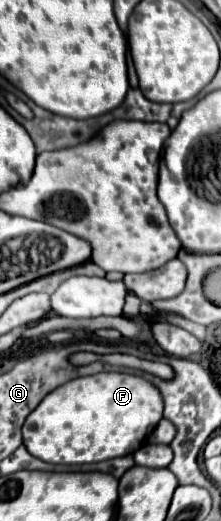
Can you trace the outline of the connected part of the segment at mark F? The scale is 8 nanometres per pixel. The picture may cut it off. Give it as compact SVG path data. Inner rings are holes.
M125 373L77 377L45 397L33 417L25 419L23 445L33 457L53 465L99 463L137 451L161 417L161 393L143 377Z

